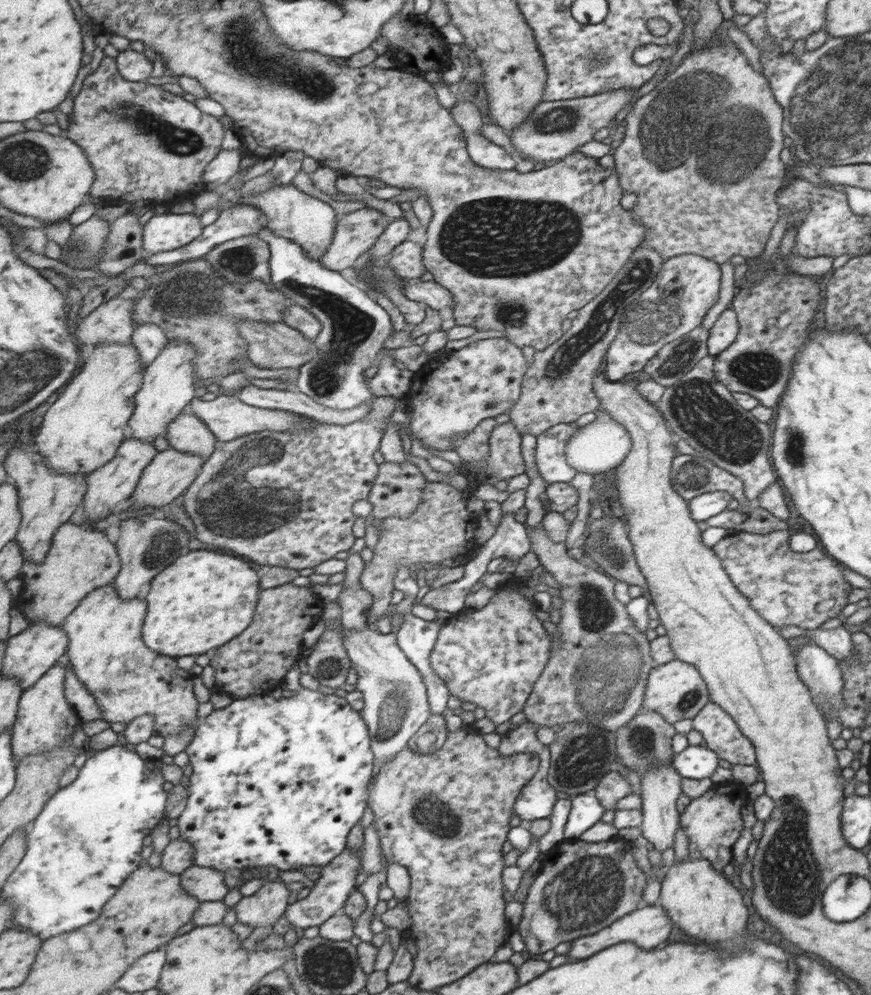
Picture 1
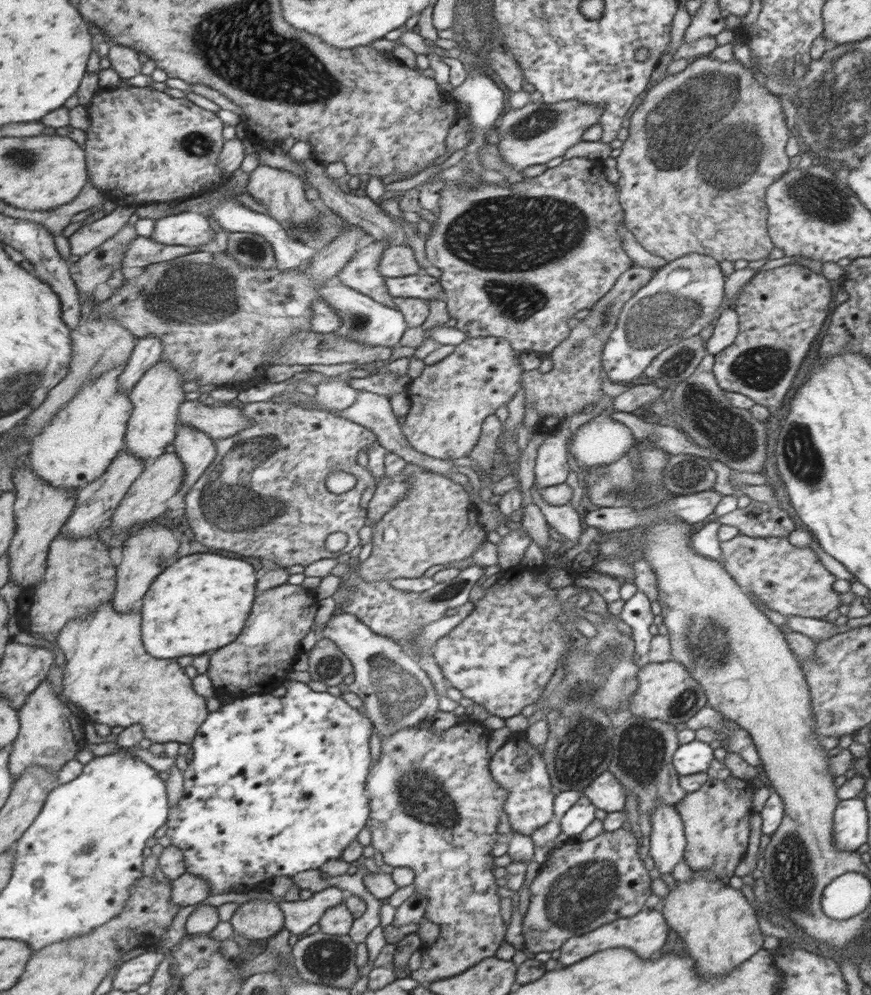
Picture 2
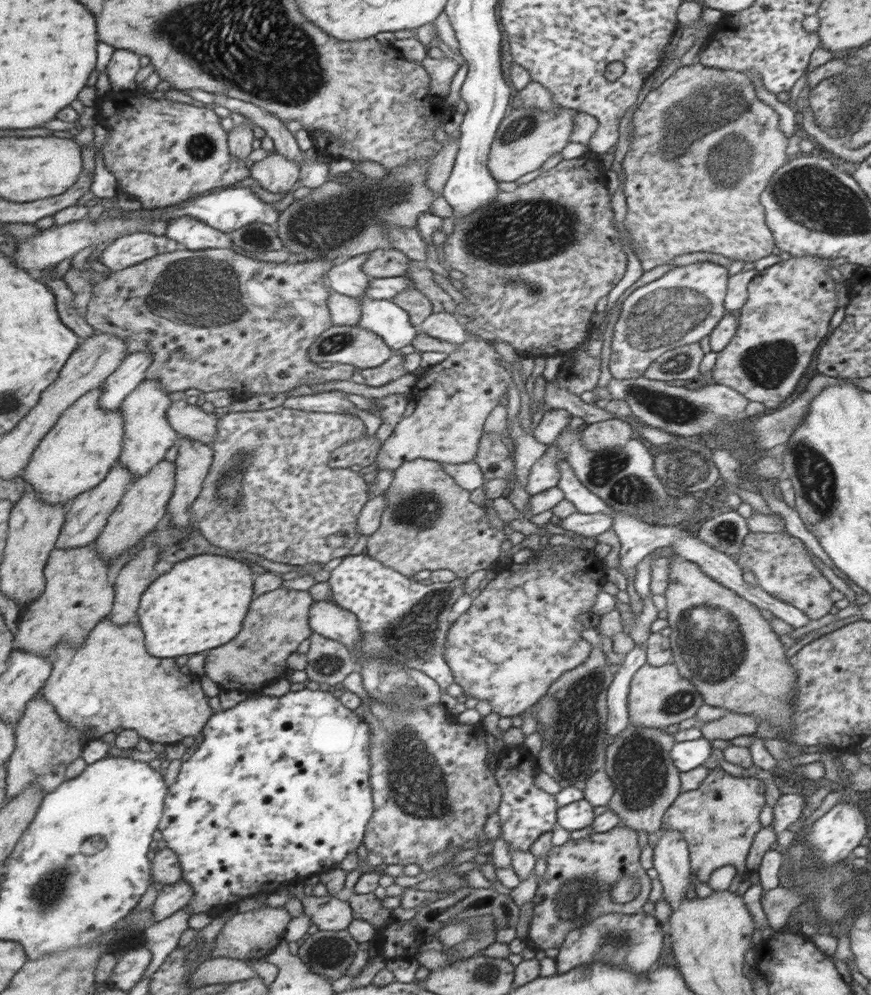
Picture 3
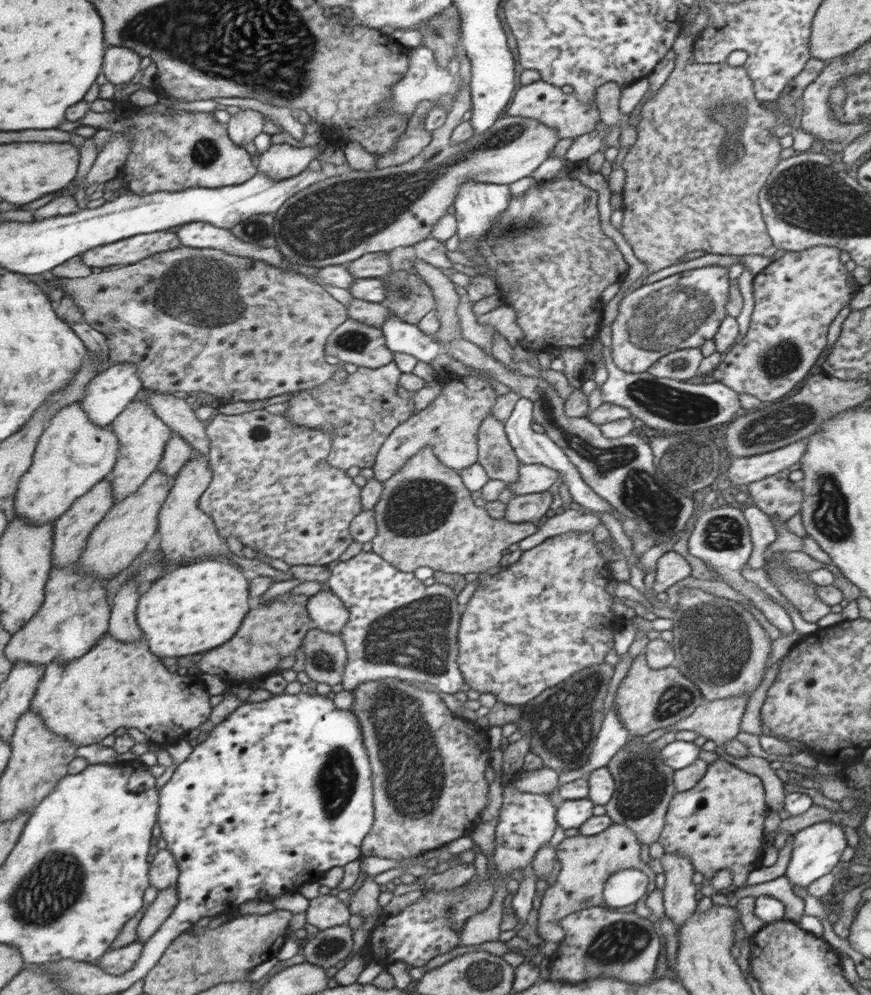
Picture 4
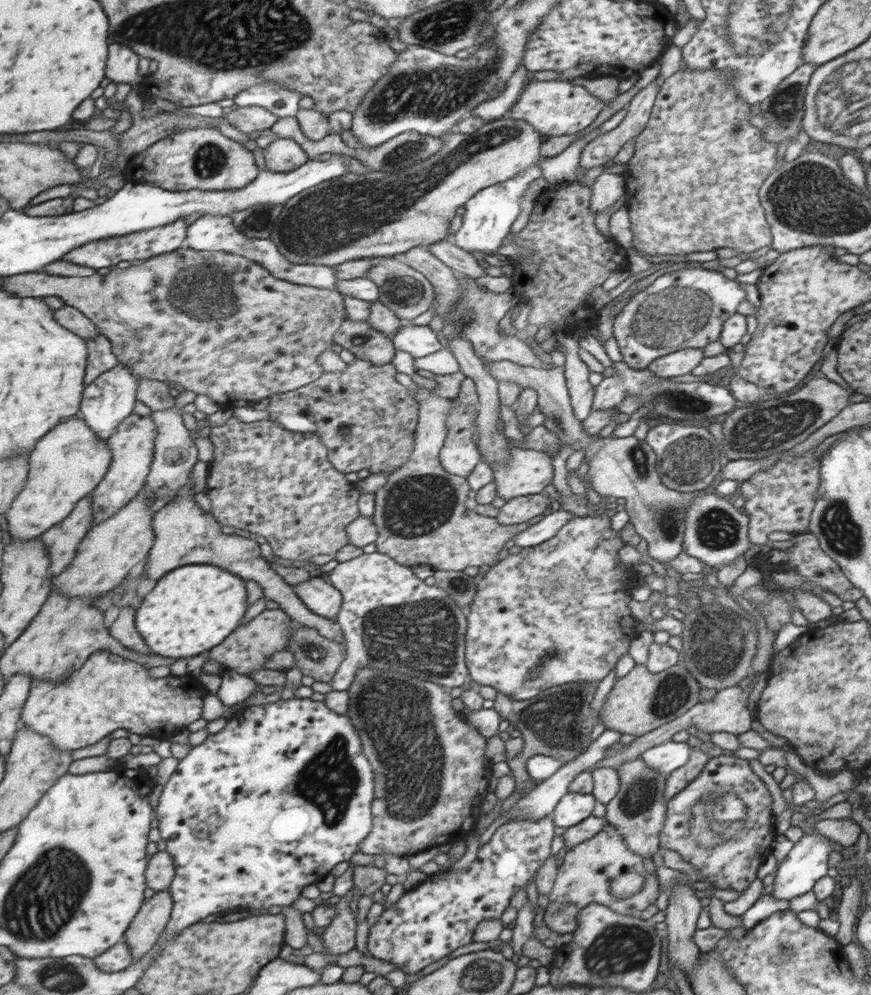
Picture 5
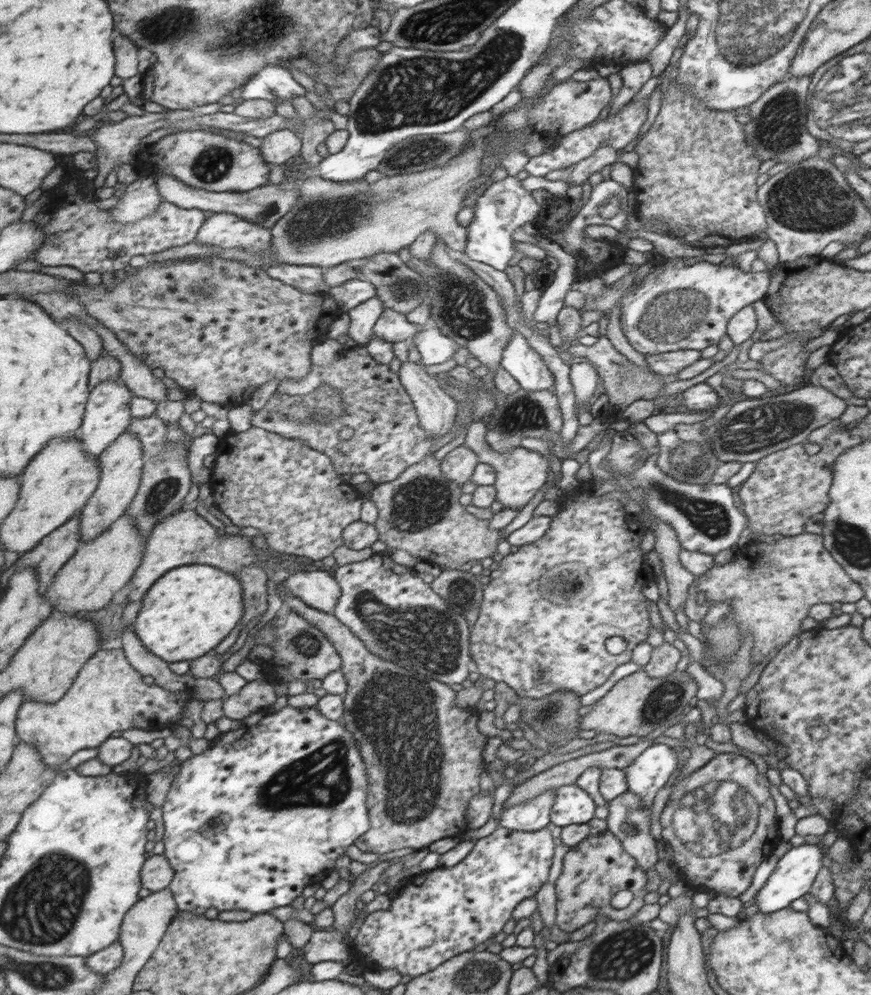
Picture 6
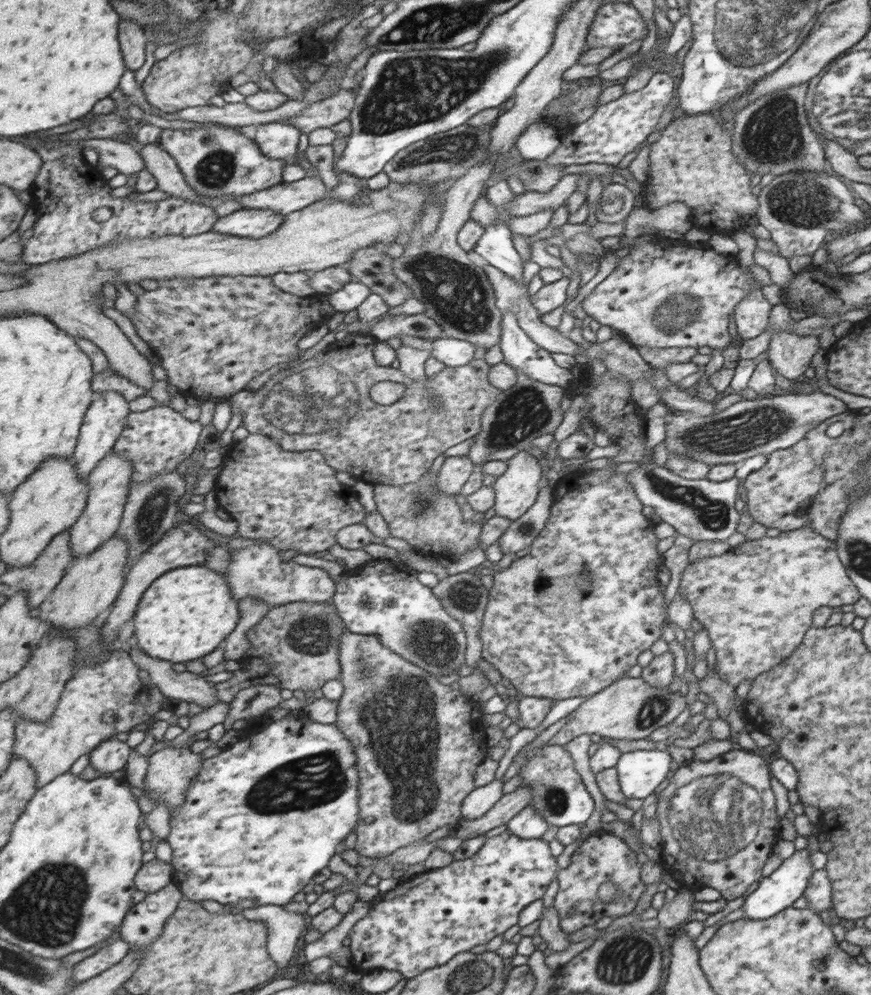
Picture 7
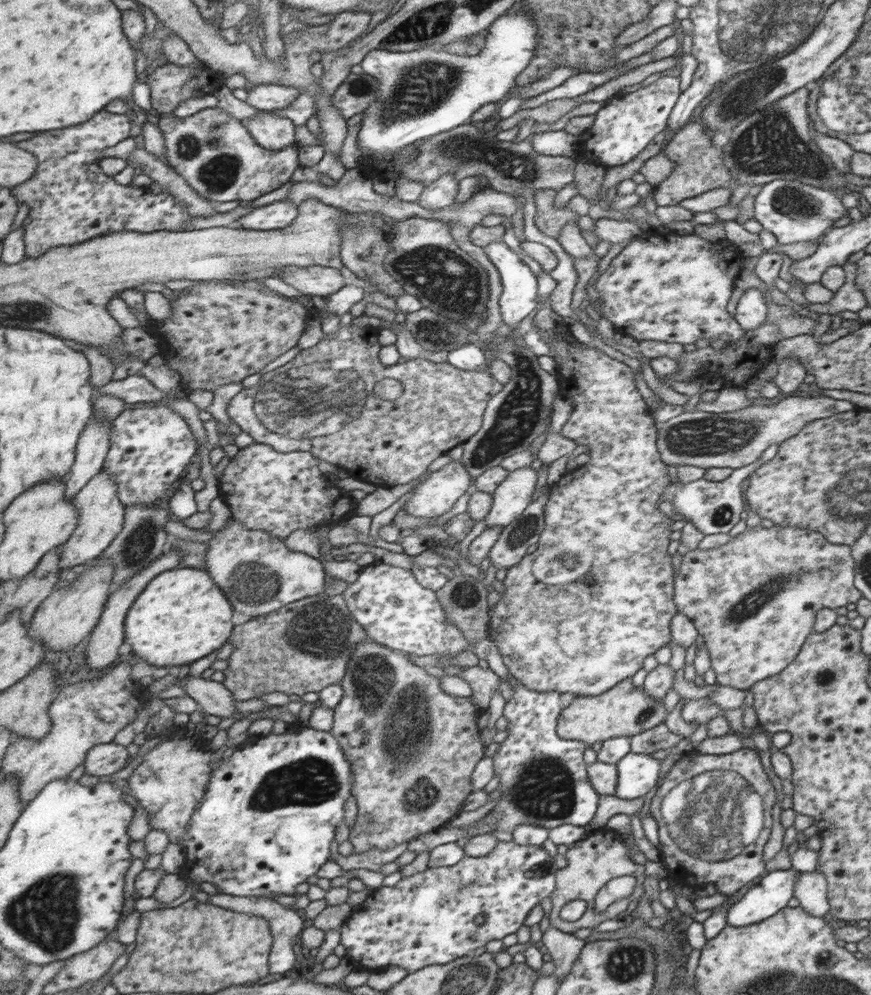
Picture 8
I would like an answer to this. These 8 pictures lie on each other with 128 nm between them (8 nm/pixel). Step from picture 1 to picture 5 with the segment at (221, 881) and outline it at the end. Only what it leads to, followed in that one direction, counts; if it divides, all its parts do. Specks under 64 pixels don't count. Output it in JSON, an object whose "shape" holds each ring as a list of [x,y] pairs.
{"shape":[[[169,890],[156,891],[132,921],[123,942],[129,943],[134,962],[149,953],[172,917],[174,898]]]}

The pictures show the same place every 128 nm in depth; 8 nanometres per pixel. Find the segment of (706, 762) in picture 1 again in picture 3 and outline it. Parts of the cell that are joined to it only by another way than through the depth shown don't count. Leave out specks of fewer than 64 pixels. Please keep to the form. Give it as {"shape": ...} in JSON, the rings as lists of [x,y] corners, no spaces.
{"shape":[[[703,737],[685,742],[674,742],[669,749],[673,766],[679,772],[696,769],[701,766],[711,752],[709,741]]]}

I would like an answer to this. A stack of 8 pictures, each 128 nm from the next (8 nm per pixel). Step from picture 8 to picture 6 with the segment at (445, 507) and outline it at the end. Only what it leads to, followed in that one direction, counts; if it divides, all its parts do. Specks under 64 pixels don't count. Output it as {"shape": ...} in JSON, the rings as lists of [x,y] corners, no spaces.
{"shape":[[[459,445],[447,452],[441,459],[441,470],[445,478],[461,483],[471,480],[475,472],[478,456],[465,445]]]}

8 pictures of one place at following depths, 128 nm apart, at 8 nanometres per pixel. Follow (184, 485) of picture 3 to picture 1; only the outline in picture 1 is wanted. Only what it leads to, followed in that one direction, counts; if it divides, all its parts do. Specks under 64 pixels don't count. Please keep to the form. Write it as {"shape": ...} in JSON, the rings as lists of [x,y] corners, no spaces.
{"shape":[[[189,407],[185,408],[173,422],[166,434],[169,446],[181,452],[204,456],[206,460],[216,451],[216,436]]]}

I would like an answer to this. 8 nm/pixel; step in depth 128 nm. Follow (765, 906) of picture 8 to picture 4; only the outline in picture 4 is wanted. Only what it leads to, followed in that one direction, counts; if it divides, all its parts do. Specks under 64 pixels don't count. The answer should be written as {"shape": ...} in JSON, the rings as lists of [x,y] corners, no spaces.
{"shape":[[[821,821],[795,832],[790,841],[793,844],[790,859],[786,866],[784,877],[790,884],[806,887],[813,880],[831,872],[831,868],[837,864],[843,848],[845,848],[845,834],[835,823]]]}

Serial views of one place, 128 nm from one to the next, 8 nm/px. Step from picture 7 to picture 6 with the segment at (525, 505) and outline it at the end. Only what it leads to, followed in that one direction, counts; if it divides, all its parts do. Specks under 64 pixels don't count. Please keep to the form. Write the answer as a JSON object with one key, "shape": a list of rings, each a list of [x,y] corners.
{"shape":[[[483,418],[479,420],[471,420],[466,428],[466,433],[462,445],[469,448],[475,453],[479,462],[488,464],[493,468],[495,473],[494,483],[492,484],[496,490],[496,501],[500,502],[503,509],[521,510],[533,496],[535,492],[543,486],[551,477],[549,472],[548,458],[533,450],[523,447],[512,448],[507,452],[495,452],[484,439],[486,426]]]}

